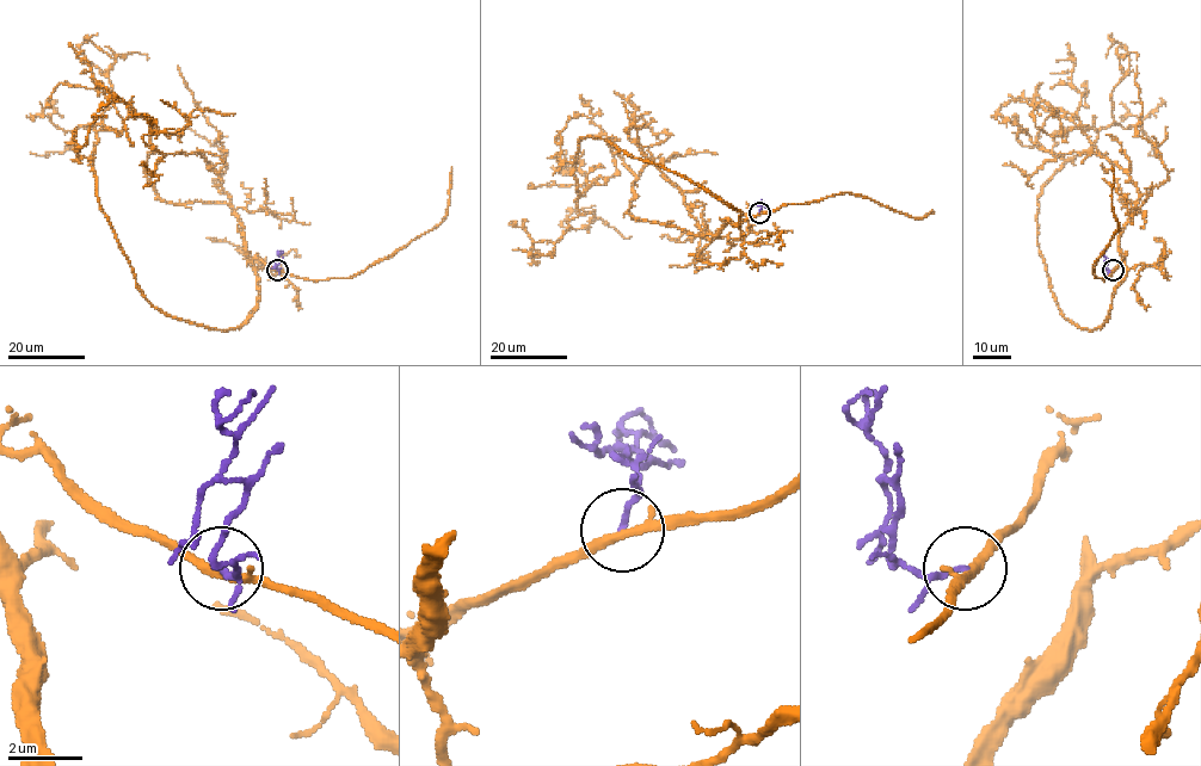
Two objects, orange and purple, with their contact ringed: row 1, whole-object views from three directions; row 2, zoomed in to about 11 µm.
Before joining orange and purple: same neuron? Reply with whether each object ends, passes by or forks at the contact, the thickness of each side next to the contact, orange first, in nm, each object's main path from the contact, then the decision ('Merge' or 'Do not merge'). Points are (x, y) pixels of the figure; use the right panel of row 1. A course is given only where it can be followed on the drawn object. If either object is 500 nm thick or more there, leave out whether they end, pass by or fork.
At the ring orange passes by. At the ring purple ends. Thickness 240 nm (orange) against 150 nm. Course of orange: (1113, 270), (1123, 257), (1098, 328), (1065, 317), (1035, 215), (1114, 123), (1129, 59), (1112, 41), (1106, 59). Course of purple: (1113, 270), (1107, 269), (1106, 251). Do not merge

